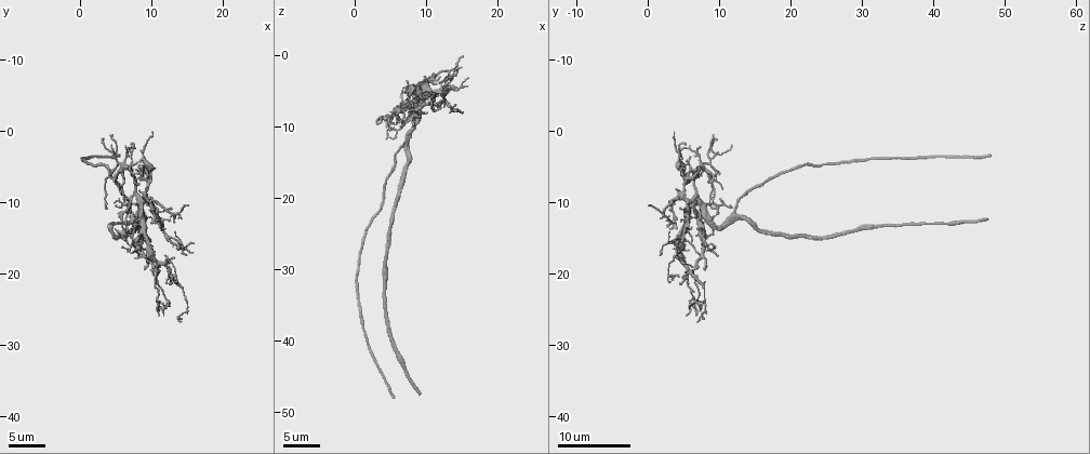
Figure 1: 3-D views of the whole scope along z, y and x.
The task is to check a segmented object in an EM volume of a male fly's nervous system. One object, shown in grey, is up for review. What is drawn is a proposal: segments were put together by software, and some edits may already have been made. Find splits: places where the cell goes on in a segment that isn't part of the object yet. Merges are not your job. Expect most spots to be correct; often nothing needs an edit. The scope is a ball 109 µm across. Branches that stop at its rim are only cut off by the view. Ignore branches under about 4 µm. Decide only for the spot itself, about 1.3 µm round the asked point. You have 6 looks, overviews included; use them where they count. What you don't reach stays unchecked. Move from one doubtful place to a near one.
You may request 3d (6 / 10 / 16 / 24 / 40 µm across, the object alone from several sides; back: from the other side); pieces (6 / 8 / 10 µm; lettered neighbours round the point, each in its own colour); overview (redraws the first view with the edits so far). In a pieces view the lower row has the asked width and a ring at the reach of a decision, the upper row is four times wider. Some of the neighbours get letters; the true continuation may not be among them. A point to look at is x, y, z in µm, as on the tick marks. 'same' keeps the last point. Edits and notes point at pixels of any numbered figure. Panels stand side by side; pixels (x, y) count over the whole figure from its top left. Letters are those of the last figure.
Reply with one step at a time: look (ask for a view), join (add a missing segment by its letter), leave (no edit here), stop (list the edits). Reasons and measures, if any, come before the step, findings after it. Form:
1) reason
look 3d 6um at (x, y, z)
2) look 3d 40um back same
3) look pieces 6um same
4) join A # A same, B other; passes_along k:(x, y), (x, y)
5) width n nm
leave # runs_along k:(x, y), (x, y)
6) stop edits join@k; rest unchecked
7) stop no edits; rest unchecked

free end
look 3d 24um at (3.0, 1.0, 9.5)

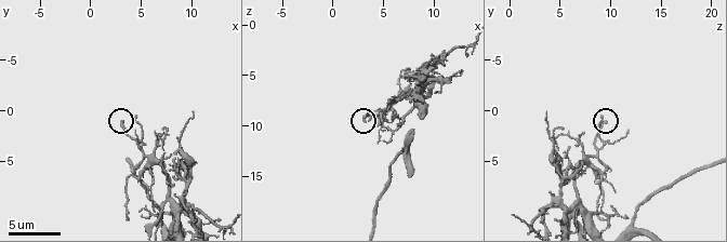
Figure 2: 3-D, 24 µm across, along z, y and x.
look pieces 10um at (3.2, 1.2, 9.4)

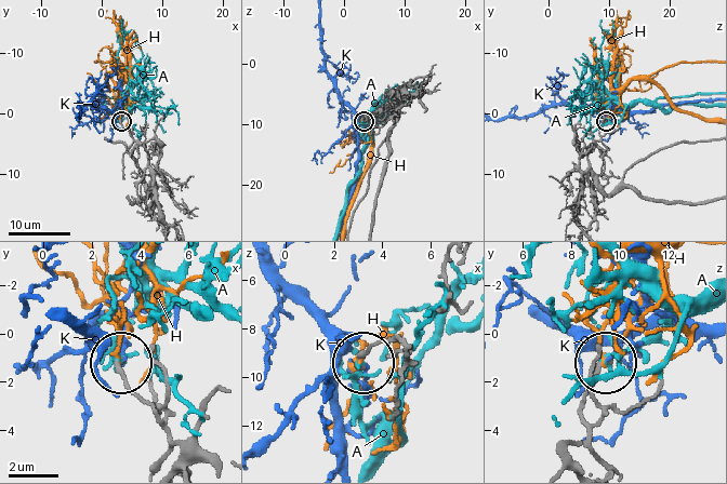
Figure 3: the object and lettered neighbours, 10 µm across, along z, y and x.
leave # A other, H other, K other; runs_along 3:(576, 442), (586, 435), (582, 405), (605, 363); none of them fits

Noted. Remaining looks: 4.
branch stops here
look pieces 10um at (3.8, 10.8, 9.4)

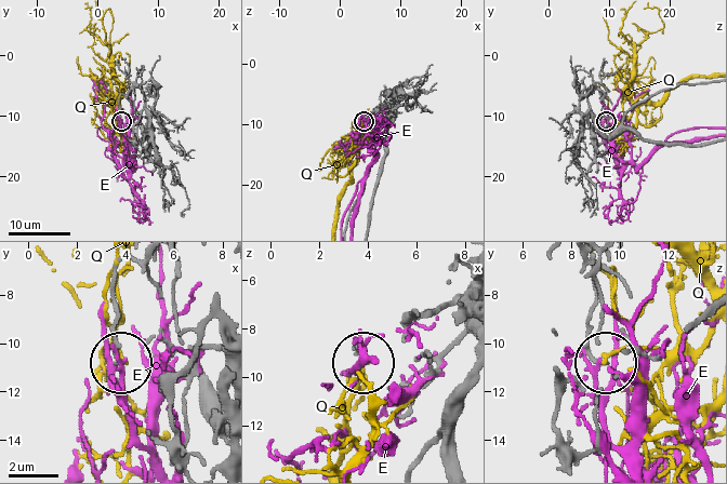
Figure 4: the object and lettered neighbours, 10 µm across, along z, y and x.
width 130 nm
leave # E other, Q other; no lettered segment goes on from it

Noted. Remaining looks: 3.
tapers out
look 3d 16um at (8.0, 17.0, 9.5)

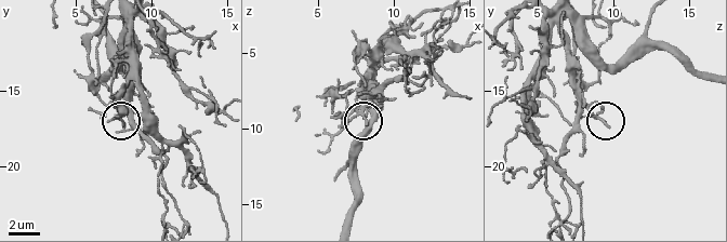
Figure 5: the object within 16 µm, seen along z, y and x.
look pieces 6um at (8.2, 17.2, 9.6)

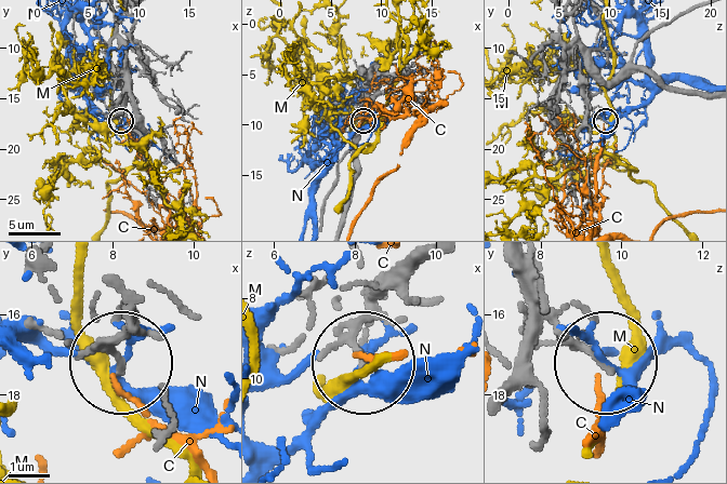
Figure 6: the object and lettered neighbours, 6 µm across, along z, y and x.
leave # C other, M other, N other; runs_along 6:(517, 263), (528, 294), (597, 362); no lettered segment goes on from it

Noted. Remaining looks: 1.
stop no edits; rest unchecked

